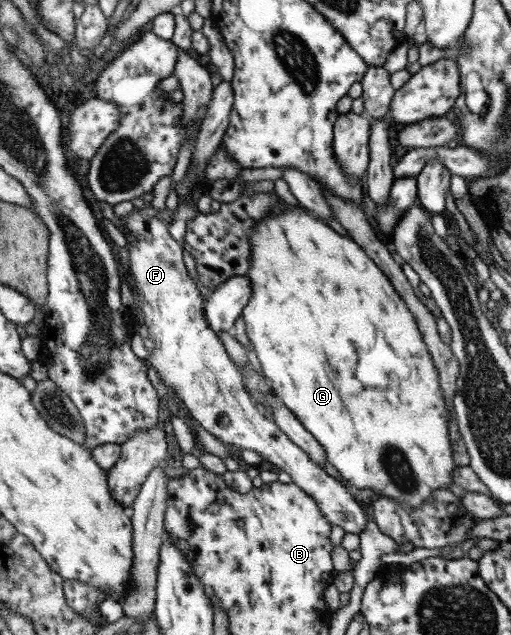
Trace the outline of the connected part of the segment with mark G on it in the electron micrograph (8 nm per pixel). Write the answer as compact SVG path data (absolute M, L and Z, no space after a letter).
M301 204L299 207L293 206L292 208L289 208L288 212L283 212L281 215L273 214L272 216L267 216L264 220L259 221L259 224L256 225L256 229L252 235L252 263L248 271L248 276L251 278L253 291L252 298L245 306L244 314L242 315L242 319L245 323L245 331L247 331L247 336L255 349L263 372L266 377L270 379L272 388L278 396L278 399L299 418L299 421L301 421L301 423L313 434L313 437L319 441L319 445L323 445L328 462L337 469L343 479L348 481L350 485L355 486L355 488L371 489L375 492L376 498L389 497L389 499L395 499L397 503L401 503L401 505L405 505L405 507L409 507L409 509L421 509L421 505L427 504L429 500L433 499L435 493L440 492L441 489L448 489L456 492L456 483L455 480L453 480L453 475L455 475L457 470L455 470L455 461L453 461L453 447L451 447L451 441L449 441L450 415L444 396L444 389L440 382L440 372L437 369L436 362L429 351L427 343L425 343L424 334L420 329L415 314L409 309L408 302L406 302L396 290L396 286L392 284L392 280L388 277L388 274L377 265L376 261L373 261L372 257L369 257L369 254L363 249L363 247L361 247L361 245L357 245L357 243L349 236L344 237L341 233L337 233L335 229L332 229L327 223L324 223L323 220L320 220L320 218L315 219L313 213L311 215L311 211L308 212Z

